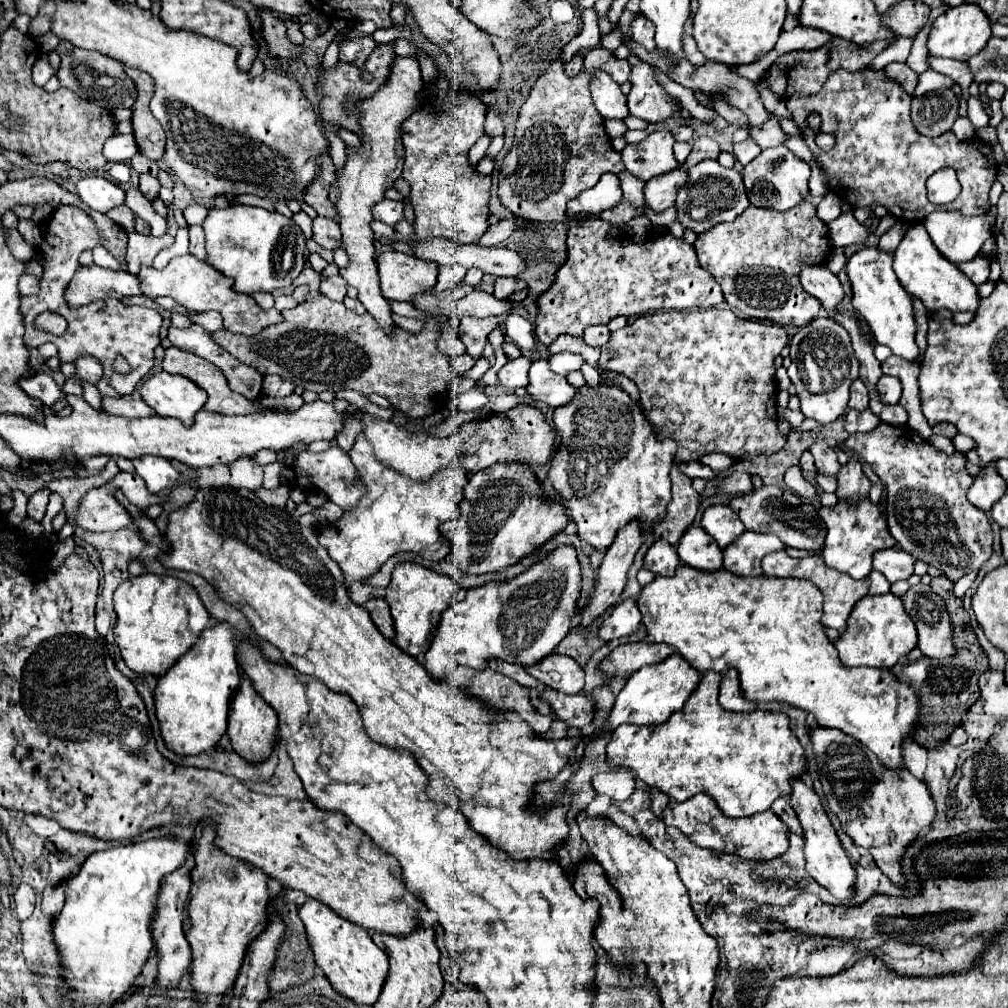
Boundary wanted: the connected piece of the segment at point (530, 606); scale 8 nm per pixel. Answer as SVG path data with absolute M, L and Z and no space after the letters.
M559 546L549 556L535 560L529 570L517 574L511 580L487 582L485 586L469 588L465 598L451 604L441 615L439 628L431 642L431 648L425 656L425 670L443 680L445 674L455 668L455 664L465 664L471 668L485 668L485 662L491 658L501 658L515 664L535 664L543 656L549 656L557 644L567 636L577 614L577 600L581 590L581 564L577 560L577 550L573 546Z

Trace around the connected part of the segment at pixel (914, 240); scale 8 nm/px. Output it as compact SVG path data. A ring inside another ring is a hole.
M917 224L905 232L905 236L893 256L893 270L899 278L899 282L903 284L903 288L911 296L919 298L929 312L935 312L939 308L949 308L951 312L965 312L965 310L975 312L979 306L977 286L971 280L967 280L967 276L963 276L963 272L959 272L959 268L955 264L951 264L935 248L935 244L931 242L923 224Z

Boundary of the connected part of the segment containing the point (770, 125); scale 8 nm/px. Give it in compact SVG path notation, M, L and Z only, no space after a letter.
M767 120L759 126L749 126L749 138L755 140L761 148L773 148L773 146L779 146L783 144L785 140L785 132L779 128L777 120Z

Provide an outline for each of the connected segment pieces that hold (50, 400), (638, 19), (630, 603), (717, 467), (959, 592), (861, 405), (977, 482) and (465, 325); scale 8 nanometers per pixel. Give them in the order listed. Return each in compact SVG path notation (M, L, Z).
M33 374L29 378L19 380L19 388L31 396L41 400L47 406L53 406L59 400L65 400L67 394L57 386L57 382L49 374Z
M637 14L633 20L631 20L631 26L629 26L629 32L631 32L631 40L641 44L645 50L655 50L655 26L643 16L643 14Z
M625 600L615 606L615 610L603 620L603 624L597 630L597 636L605 642L621 636L633 634L641 624L641 612L635 604L635 600Z
M715 454L715 456L703 456L701 462L707 464L715 472L727 472L727 470L731 470L735 460L731 456L727 456L727 454Z
M969 572L969 574L965 574L963 578L959 578L957 582L955 582L955 596L963 596L965 592L967 592L967 588L971 586L971 582L977 578L977 572Z
M861 378L853 380L853 384L851 384L849 408L855 408L855 410L867 410L869 408L869 392L867 392L867 388L865 388Z
M989 464L989 466L983 466L975 476L973 484L967 490L967 498L977 508L989 510L991 504L995 504L995 500L999 500L999 496L1003 496L1005 490L1007 490L1005 480L999 476L995 466Z
M461 318L461 340L471 356L475 356L475 350L483 350L489 332L497 326L497 318Z

